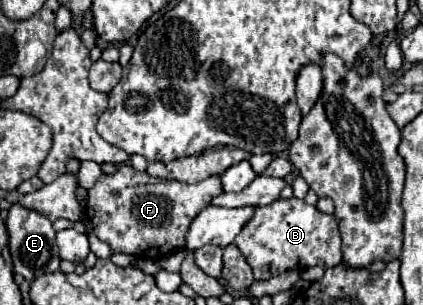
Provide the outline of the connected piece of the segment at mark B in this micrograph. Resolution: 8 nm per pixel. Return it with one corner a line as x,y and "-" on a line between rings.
279,198
273,204
255,208
253,218
243,226
233,244
251,266
255,282
273,278
273,268
275,276
279,276
287,270
303,270
307,266
333,268
343,260
341,234
335,216
321,214
315,206
307,206
305,200
299,198

